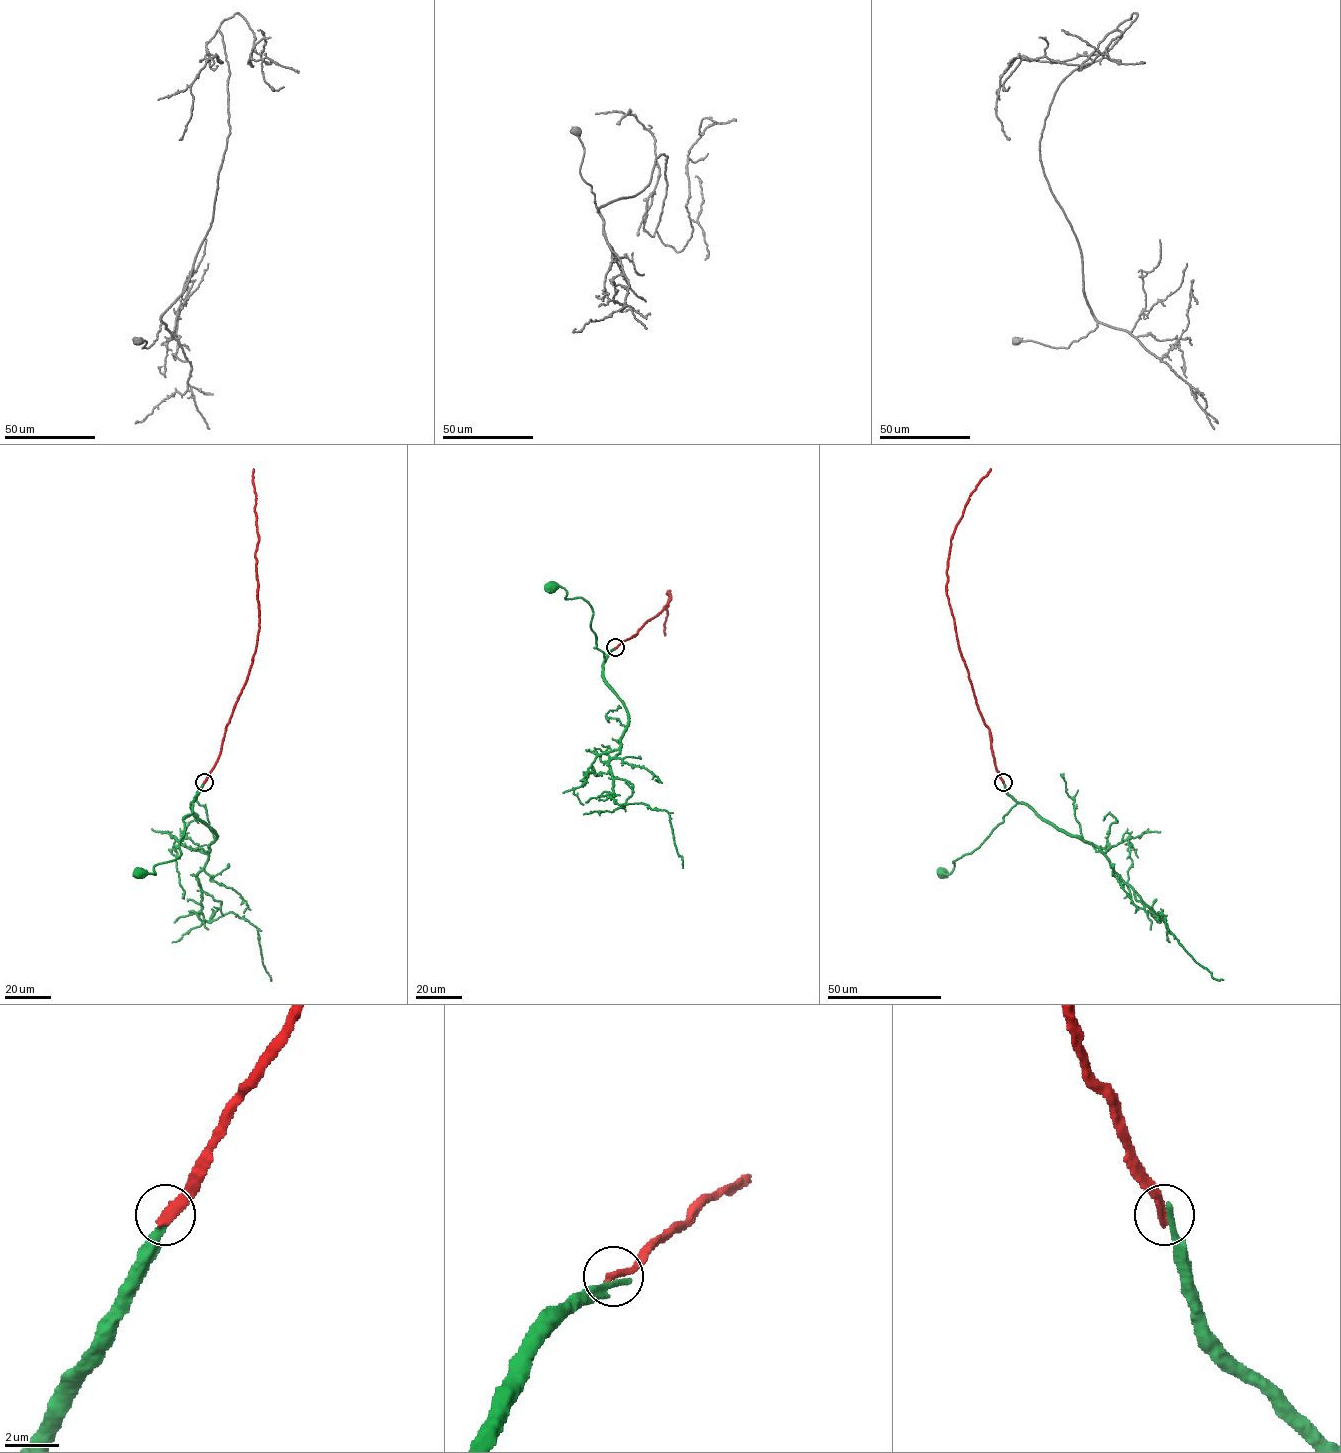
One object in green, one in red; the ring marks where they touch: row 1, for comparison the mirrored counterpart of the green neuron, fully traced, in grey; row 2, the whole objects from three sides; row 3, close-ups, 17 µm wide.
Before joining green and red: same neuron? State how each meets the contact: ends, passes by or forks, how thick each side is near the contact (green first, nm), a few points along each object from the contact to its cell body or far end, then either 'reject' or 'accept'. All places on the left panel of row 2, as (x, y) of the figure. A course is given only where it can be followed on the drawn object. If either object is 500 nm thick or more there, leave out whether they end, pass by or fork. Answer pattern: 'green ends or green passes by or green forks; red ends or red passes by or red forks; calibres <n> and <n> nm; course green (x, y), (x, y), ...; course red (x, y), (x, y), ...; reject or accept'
green ends; red ends; calibres 280 and 360 nm; course green (204, 782), (192, 812), (182, 819), (180, 855), (154, 866), (155, 874), (141, 873); course red (204, 782), (219, 756), (225, 729), (252, 663), (259, 631), (255, 556), (258, 535), (253, 469); reject

